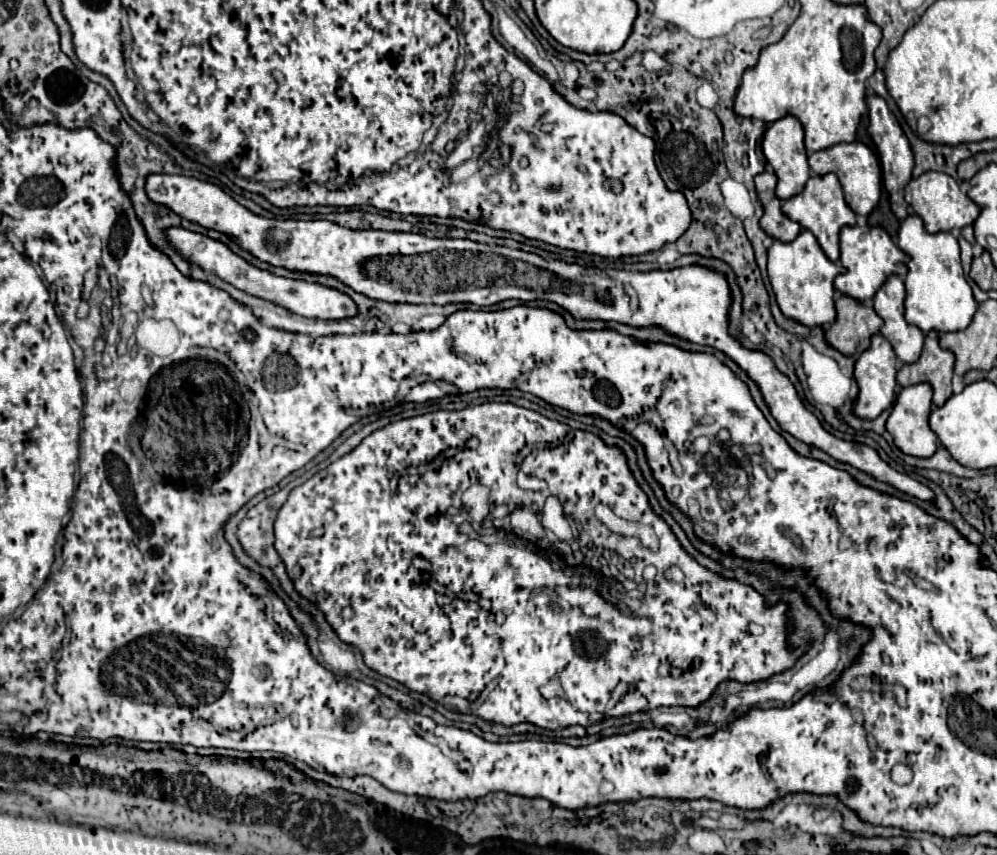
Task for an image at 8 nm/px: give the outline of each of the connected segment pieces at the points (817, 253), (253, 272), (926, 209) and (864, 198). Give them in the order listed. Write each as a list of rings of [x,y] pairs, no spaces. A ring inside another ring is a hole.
[[[806,229],[794,241],[774,241],[768,249],[768,277],[780,311],[806,327],[830,325],[836,321],[834,277],[844,271],[846,269],[840,263],[834,263],[824,255],[816,237]]]
[[[164,229],[164,237],[168,237],[168,243],[172,245],[172,249],[176,249],[178,253],[184,253],[184,257],[188,257],[188,261],[192,261],[192,265],[200,265],[200,269],[218,275],[220,279],[224,279],[226,283],[234,285],[236,289],[266,299],[274,305],[280,305],[284,309],[288,309],[290,313],[302,315],[302,317],[314,317],[314,319],[346,319],[356,315],[356,305],[348,295],[342,295],[334,289],[322,287],[318,283],[304,283],[304,281],[296,281],[296,279],[284,279],[284,277],[276,277],[268,271],[260,271],[252,265],[248,265],[244,259],[240,259],[238,255],[234,255],[224,243],[214,241],[210,237],[204,237],[200,233],[192,233],[186,229]]]
[[[942,171],[922,173],[918,179],[908,183],[908,193],[910,193],[910,205],[912,205],[914,213],[922,217],[928,233],[962,229],[966,225],[972,225],[976,221],[976,217],[980,215],[980,207],[966,193],[960,191],[958,183],[950,175],[946,175]]]
[[[860,141],[838,143],[824,151],[810,153],[808,163],[816,175],[836,173],[838,181],[842,183],[846,203],[856,215],[868,215],[876,207],[882,191],[880,163],[877,154],[872,149],[868,149],[864,143],[860,143]]]

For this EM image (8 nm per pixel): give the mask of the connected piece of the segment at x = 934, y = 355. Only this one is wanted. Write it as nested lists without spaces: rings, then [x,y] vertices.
[[[930,331],[924,339],[922,355],[912,365],[900,365],[898,385],[908,387],[916,383],[930,383],[934,389],[934,405],[944,405],[952,395],[950,379],[954,373],[954,355],[938,345],[938,333]]]

